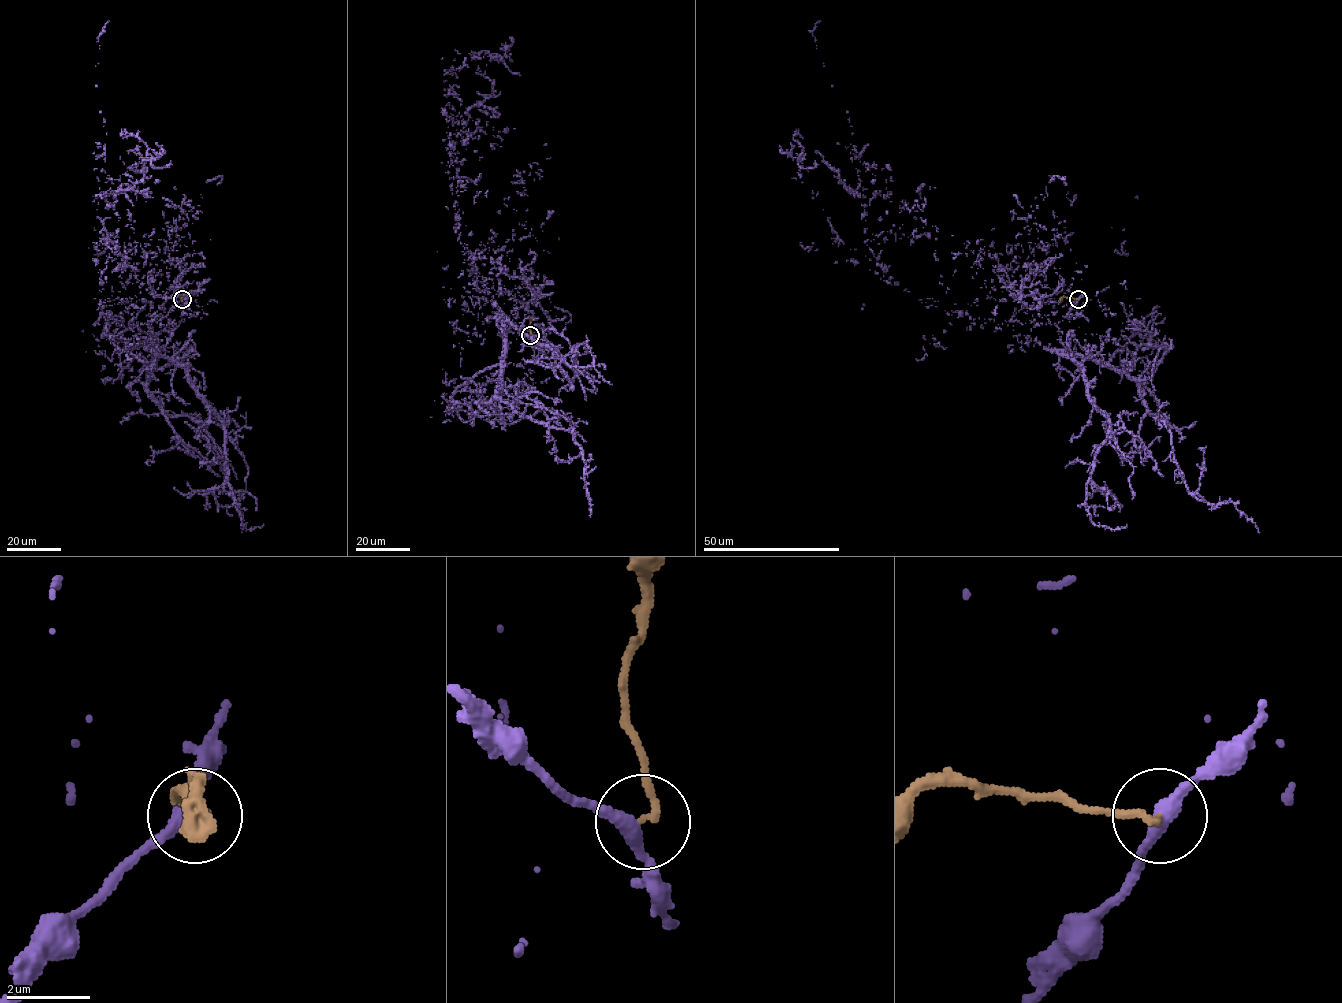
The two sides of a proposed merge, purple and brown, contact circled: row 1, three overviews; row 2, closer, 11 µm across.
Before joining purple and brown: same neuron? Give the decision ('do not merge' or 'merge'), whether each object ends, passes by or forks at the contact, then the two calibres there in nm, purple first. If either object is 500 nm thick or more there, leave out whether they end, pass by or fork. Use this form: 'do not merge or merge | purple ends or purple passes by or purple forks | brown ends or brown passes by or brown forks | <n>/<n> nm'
do not merge | purple passes by | brown ends | 320/180 nm

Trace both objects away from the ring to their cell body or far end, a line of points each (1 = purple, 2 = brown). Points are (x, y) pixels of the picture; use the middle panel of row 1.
1: (530, 335), (505, 332), (504, 394), (499, 306), (456, 226), (457, 78)
2: (530, 335), (532, 317)

